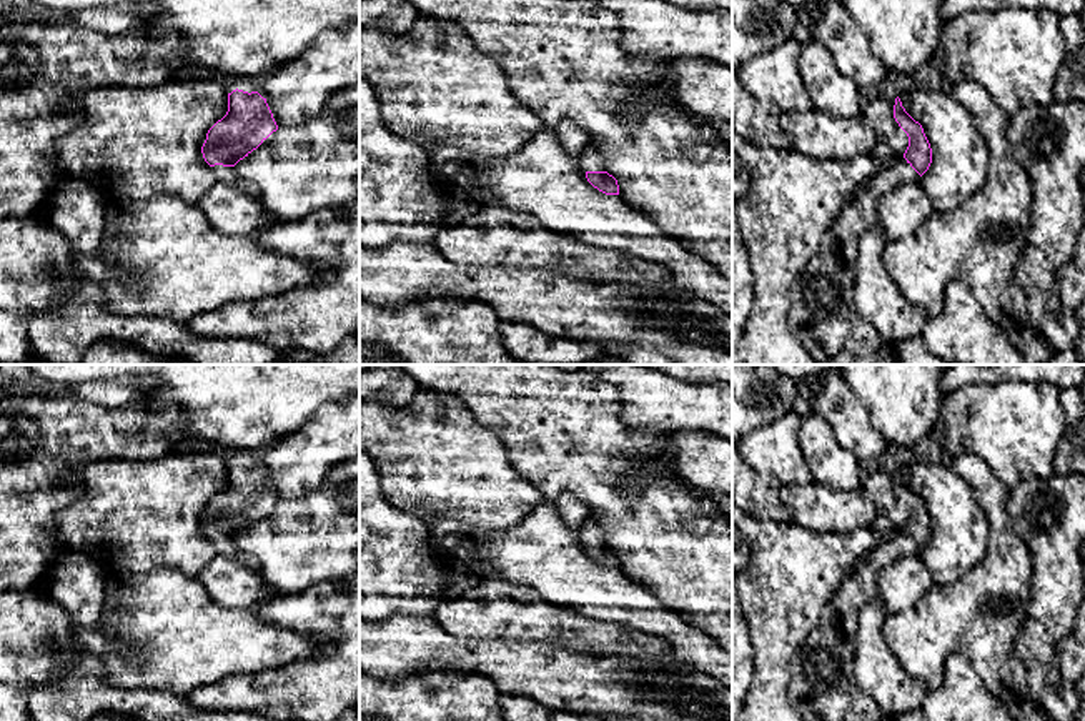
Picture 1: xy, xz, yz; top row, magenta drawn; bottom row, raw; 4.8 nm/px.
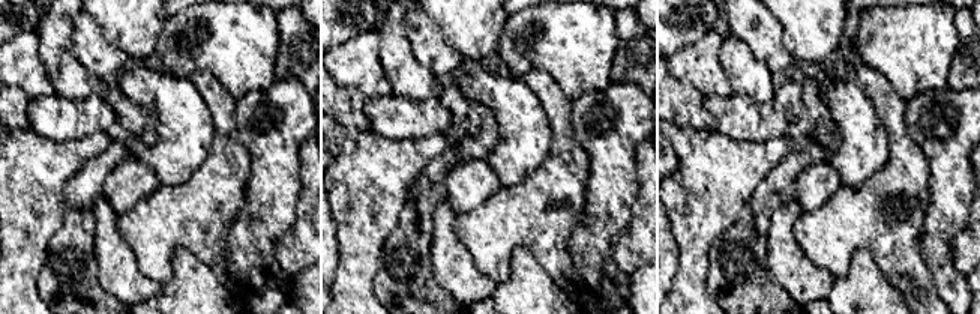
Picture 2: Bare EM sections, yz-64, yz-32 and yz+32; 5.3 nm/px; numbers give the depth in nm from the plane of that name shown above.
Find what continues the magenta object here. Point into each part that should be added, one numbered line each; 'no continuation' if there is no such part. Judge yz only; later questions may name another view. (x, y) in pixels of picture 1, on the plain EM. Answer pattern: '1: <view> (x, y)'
1: yz (822, 688)

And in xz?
1: xz (591, 532)

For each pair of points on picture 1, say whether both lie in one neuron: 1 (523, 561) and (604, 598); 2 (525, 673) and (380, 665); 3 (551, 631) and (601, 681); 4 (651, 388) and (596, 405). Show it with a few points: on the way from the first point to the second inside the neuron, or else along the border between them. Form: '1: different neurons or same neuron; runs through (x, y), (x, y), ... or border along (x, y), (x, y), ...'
1: same neuron; runs through (543, 561), (553, 561), (569, 578), (584, 585)
2: same neuron; runs through (488, 658), (416, 655)
3: different neurons; border along (533, 641), (609, 656)
4: different neurons; border along (604, 382), (618, 390), (621, 417), (644, 428)

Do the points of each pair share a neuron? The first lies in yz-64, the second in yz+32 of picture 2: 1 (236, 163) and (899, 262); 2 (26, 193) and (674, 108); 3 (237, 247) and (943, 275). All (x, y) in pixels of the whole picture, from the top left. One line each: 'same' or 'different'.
1: same
2: different
3: same

